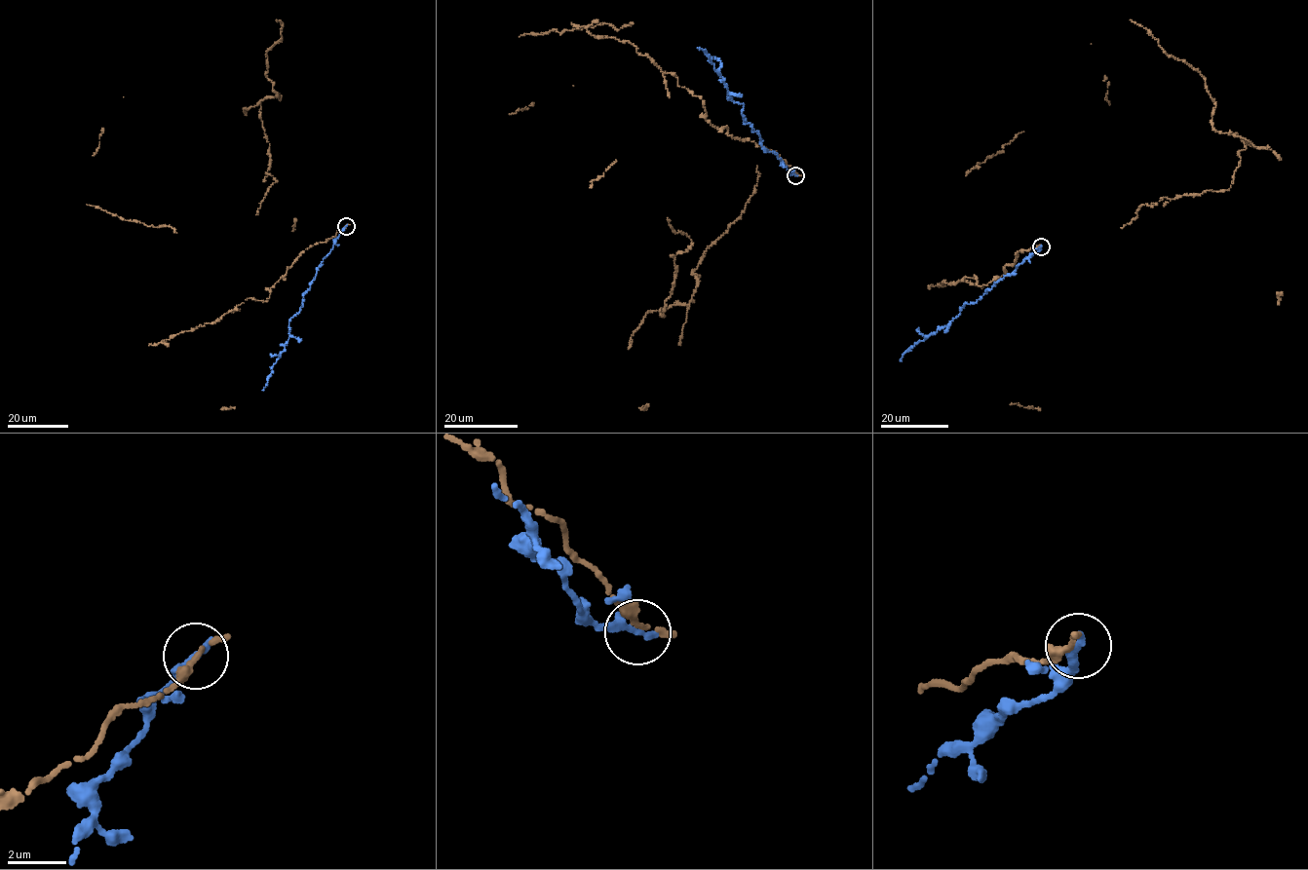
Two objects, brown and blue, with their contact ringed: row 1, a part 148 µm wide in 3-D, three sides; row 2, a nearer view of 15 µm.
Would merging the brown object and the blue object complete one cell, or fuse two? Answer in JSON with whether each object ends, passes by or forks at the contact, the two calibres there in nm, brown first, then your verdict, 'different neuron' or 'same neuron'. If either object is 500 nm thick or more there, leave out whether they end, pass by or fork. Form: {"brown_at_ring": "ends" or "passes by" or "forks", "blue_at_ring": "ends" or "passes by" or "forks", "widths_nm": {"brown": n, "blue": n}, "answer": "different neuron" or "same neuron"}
{"brown_at_ring": "passes by", "blue_at_ring": "ends", "widths_nm": {"brown": 220, "blue": 360}, "answer": "different neuron"}

